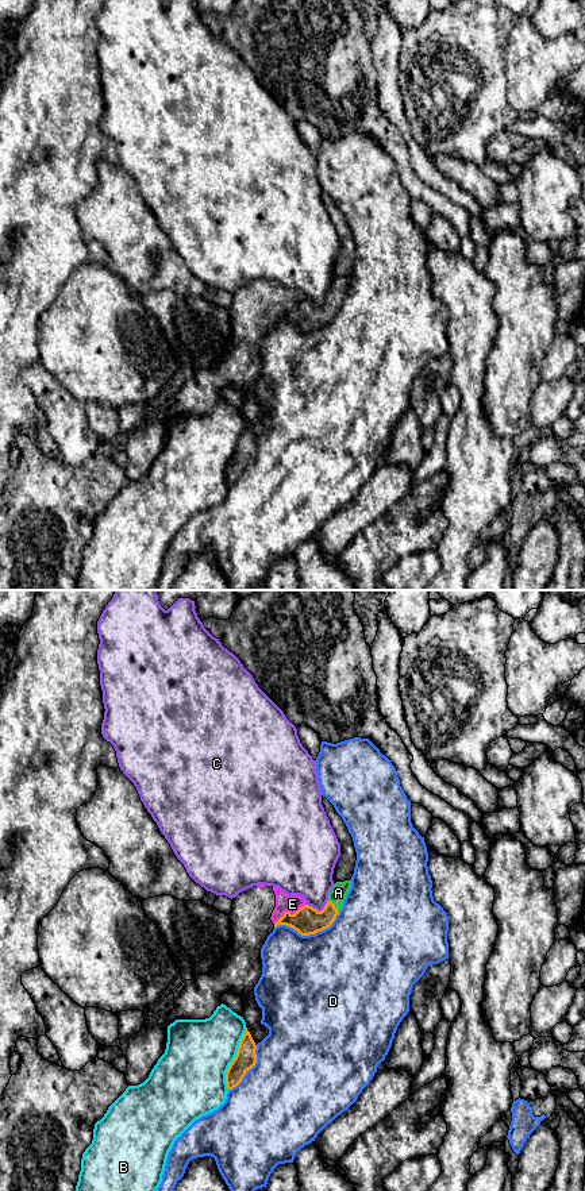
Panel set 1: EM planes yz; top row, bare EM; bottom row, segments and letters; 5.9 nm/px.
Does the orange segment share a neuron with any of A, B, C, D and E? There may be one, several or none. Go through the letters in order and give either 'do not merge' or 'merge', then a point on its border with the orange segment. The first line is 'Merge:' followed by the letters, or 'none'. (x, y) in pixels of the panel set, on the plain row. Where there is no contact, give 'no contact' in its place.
Merge: A
A: merge; contact yz (334, 301)
B: do not merge; contact yz (234, 454)
C: do not merge; contact yz (319, 307)
D: do not merge; contact yz (308, 330)
E: do not merge; contact yz (289, 308)

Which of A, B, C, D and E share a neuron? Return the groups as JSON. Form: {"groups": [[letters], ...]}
{"groups": [["A"], ["B"], ["C"], ["D"], ["E"]]}

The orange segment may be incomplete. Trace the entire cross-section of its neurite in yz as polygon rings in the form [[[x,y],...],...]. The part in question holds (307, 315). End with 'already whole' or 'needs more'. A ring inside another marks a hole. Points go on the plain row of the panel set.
[[[350,275],[336,277],[328,288],[328,296],[322,307],[304,300],[295,309],[285,307],[274,319],[274,323],[278,320],[286,320],[297,325],[301,331],[315,329],[330,323],[342,305],[350,282]]]; needs more

